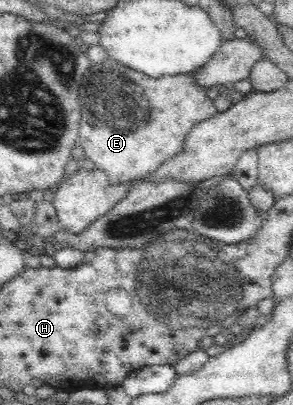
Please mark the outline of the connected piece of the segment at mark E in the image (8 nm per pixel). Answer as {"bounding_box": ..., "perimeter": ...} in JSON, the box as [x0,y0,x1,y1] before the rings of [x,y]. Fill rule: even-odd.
{"bounding_box":[77,56,217,185],"perimeter":[[[108,56],[99,63],[91,63],[91,67],[84,73],[79,88],[79,106],[82,118],[79,122],[77,144],[83,147],[84,157],[93,162],[94,169],[103,170],[113,185],[154,172],[162,163],[181,151],[183,142],[194,126],[217,112],[204,88],[198,87],[198,83],[194,81],[194,72],[152,78]]]}

